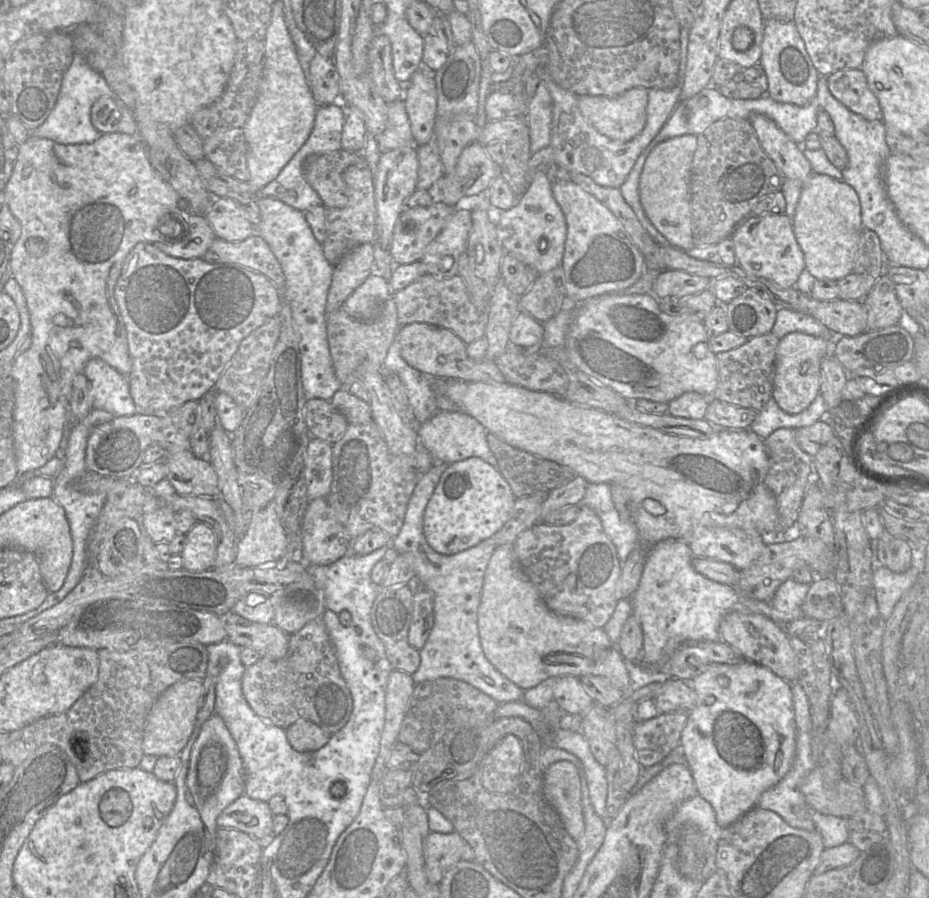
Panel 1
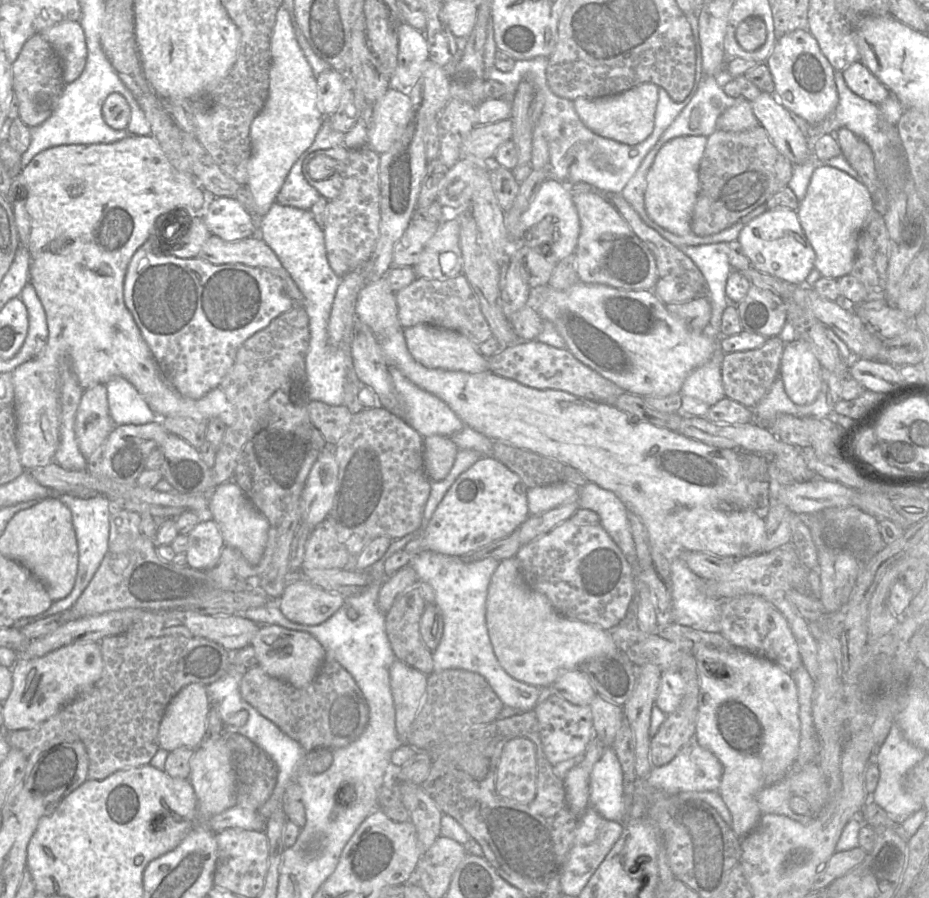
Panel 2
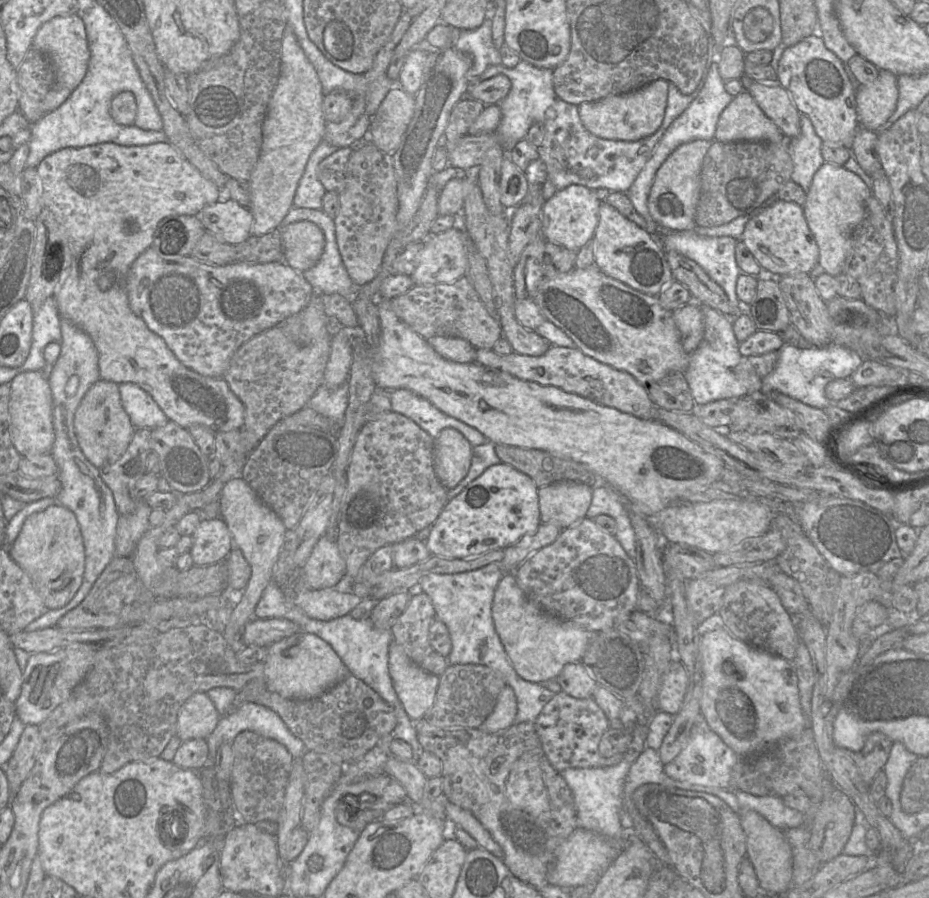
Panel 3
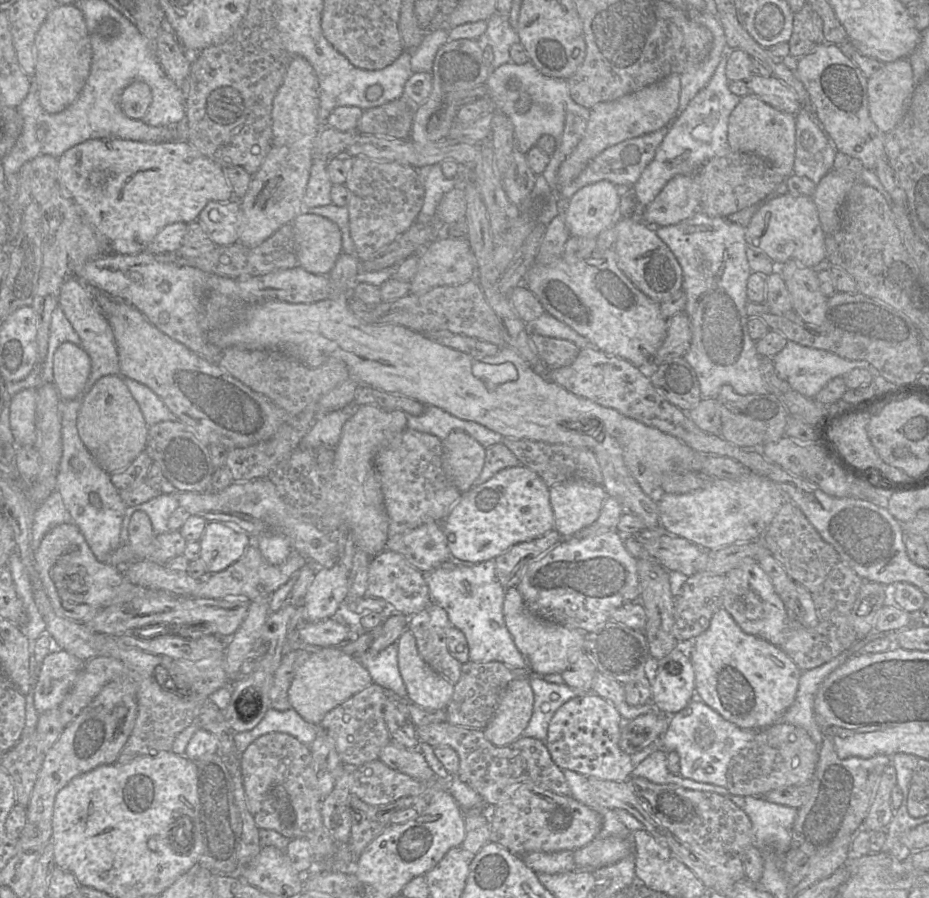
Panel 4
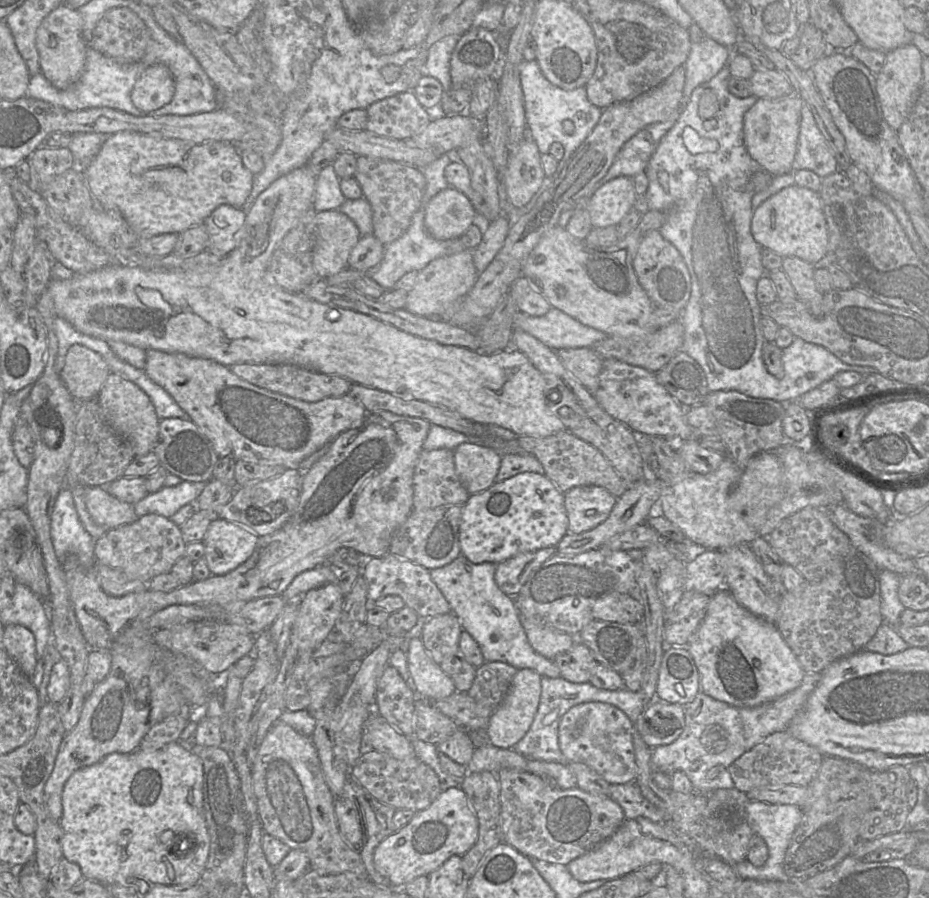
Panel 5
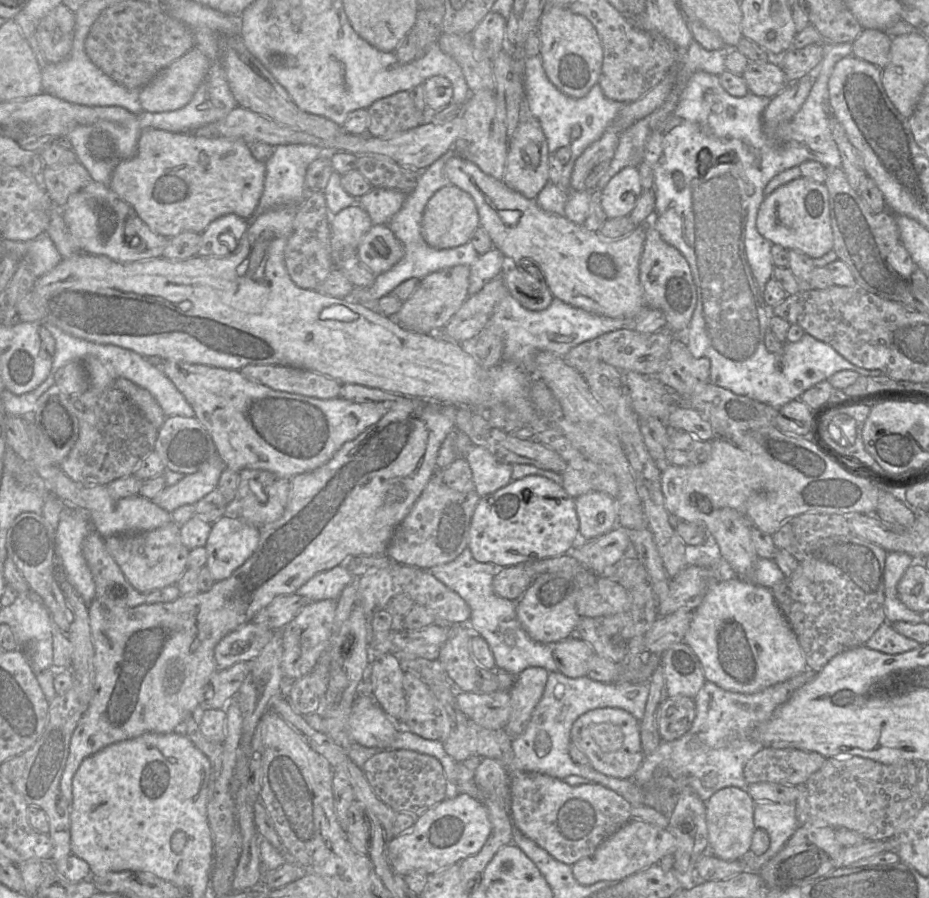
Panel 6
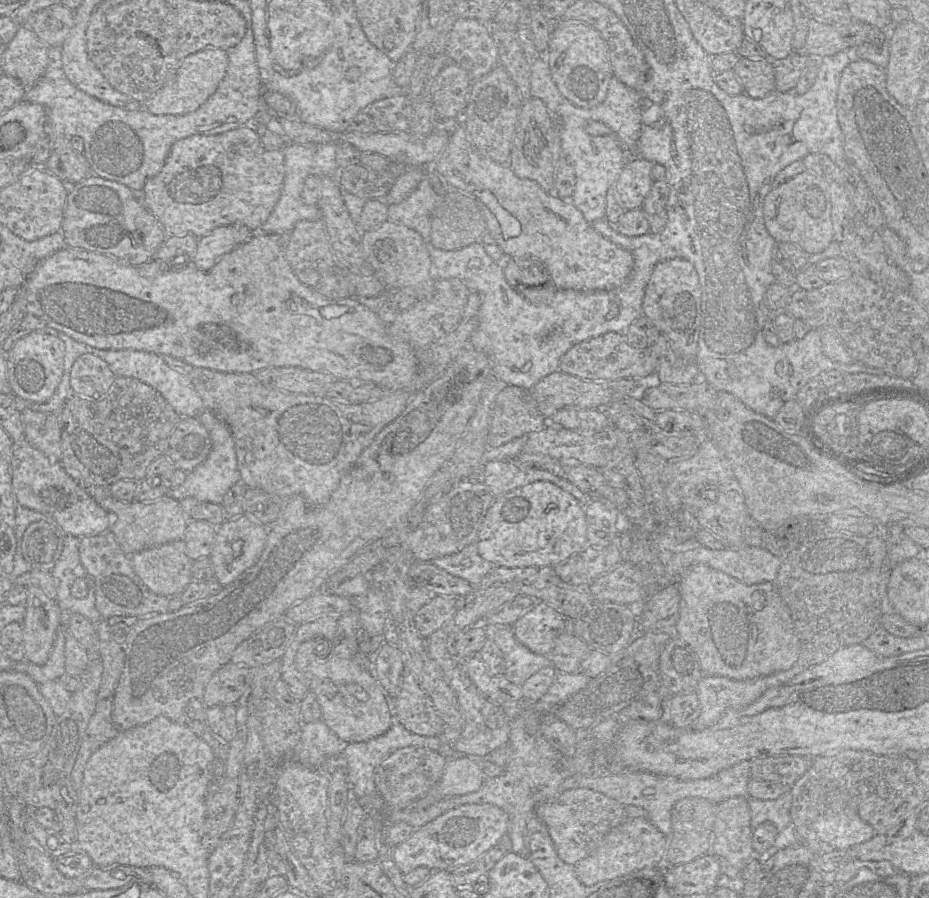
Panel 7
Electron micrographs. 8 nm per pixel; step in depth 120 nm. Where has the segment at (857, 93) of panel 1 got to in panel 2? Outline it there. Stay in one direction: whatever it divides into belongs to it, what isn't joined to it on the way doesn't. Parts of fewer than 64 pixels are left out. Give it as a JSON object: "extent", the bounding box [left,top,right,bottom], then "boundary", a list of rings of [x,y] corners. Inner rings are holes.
{"extent":[842,61,890,105],"boundary":[[[856,61],[842,70],[847,87],[859,97],[880,105],[890,95],[888,89],[862,64]]]}

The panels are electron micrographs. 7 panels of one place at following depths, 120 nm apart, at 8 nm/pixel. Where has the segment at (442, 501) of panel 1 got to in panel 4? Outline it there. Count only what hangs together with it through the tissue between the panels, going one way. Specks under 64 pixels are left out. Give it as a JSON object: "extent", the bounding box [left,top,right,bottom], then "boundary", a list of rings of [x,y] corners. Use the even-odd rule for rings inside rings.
{"extent":[439,465,554,564],"boundary":[[[523,465],[505,468],[486,482],[462,492],[450,513],[439,523],[457,564],[494,560],[512,546],[554,530],[549,487],[537,473]]]}

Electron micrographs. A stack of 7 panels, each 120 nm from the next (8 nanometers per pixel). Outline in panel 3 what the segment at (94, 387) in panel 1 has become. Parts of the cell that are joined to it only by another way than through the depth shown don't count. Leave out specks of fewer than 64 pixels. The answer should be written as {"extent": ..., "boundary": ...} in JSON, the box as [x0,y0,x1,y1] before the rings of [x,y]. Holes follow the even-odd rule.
{"extent":[119,382,169,429],"boundary":[[[131,382],[119,384],[122,405],[137,428],[154,429],[165,425],[169,419],[144,389]]]}

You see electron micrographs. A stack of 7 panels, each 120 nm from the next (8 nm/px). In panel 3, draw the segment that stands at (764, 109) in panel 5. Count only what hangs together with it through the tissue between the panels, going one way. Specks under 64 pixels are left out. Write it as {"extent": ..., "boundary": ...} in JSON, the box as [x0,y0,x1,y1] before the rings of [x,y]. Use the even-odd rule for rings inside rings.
{"extent":[714,91,784,143],"boundary":[[[742,91],[721,112],[714,140],[779,143],[784,135],[757,105],[749,91]]]}

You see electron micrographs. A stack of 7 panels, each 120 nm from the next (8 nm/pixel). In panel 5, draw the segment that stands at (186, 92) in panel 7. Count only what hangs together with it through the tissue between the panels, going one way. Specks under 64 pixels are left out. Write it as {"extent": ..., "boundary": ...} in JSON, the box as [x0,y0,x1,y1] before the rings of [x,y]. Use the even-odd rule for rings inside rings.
{"extent":[131,64,175,115],"boundary":[[[163,64],[147,68],[137,79],[131,100],[145,115],[168,104],[175,93],[175,82],[170,69]]]}

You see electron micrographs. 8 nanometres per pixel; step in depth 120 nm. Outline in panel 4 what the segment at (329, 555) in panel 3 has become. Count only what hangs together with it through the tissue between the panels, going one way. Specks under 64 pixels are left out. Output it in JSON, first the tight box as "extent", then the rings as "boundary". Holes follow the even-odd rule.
{"extent":[304,564,348,622],"boundary":[[[342,564],[319,568],[304,598],[308,622],[318,622],[336,616],[347,602],[348,571]]]}

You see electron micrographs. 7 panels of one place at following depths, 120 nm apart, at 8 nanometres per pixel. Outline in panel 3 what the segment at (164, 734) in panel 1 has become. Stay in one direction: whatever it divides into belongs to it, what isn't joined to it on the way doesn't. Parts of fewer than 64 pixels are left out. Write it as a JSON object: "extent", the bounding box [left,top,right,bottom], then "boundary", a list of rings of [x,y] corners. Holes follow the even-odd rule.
{"extent":[176,693,220,742],"boundary":[[[195,693],[179,710],[176,736],[183,742],[191,739],[207,739],[220,718],[207,693]]]}

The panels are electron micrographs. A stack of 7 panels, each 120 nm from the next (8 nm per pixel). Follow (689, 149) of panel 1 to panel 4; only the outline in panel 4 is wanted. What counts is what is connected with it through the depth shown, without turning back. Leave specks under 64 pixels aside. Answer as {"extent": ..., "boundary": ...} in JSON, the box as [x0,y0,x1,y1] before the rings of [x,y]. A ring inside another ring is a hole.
{"extent":[640,169,701,227],"boundary":[[[701,169],[690,176],[676,175],[641,211],[640,220],[655,227],[674,225],[698,211],[701,198]]]}

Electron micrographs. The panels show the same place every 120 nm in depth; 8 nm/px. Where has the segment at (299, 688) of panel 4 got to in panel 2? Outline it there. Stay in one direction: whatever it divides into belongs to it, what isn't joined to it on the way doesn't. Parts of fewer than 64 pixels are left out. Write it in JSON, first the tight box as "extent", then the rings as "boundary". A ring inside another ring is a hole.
{"extent":[250,625,326,688],"boundary":[[[262,625],[250,646],[256,652],[258,665],[266,674],[295,688],[305,688],[314,680],[326,656],[323,645],[311,634],[278,625]]]}

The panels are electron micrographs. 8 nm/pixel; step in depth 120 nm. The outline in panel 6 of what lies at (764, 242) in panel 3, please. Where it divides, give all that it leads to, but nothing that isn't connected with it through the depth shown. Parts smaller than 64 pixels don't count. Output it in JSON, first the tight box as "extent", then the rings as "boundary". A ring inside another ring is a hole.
{"extent":[756,176,833,259],"boundary":[[[803,176],[777,187],[761,202],[756,228],[772,244],[801,251],[812,259],[822,257],[833,248],[827,187]]]}

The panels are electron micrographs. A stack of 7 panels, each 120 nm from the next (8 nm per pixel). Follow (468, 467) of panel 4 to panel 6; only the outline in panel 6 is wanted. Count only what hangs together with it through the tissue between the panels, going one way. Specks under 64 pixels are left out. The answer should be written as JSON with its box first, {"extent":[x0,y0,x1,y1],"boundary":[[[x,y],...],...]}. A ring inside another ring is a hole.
{"extent":[465,446,512,497],"boundary":[[[473,446],[465,455],[474,482],[474,491],[484,497],[507,486],[512,481],[512,465],[499,461],[481,446]]]}

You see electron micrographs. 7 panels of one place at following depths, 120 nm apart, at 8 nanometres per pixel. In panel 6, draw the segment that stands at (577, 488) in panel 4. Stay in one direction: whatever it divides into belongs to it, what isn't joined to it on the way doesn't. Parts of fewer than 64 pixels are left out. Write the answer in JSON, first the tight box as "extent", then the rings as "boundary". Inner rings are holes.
{"extent":[575,492,618,540],"boundary":[[[591,492],[575,499],[579,519],[579,538],[594,540],[618,526],[618,509],[614,498],[603,492]]]}

